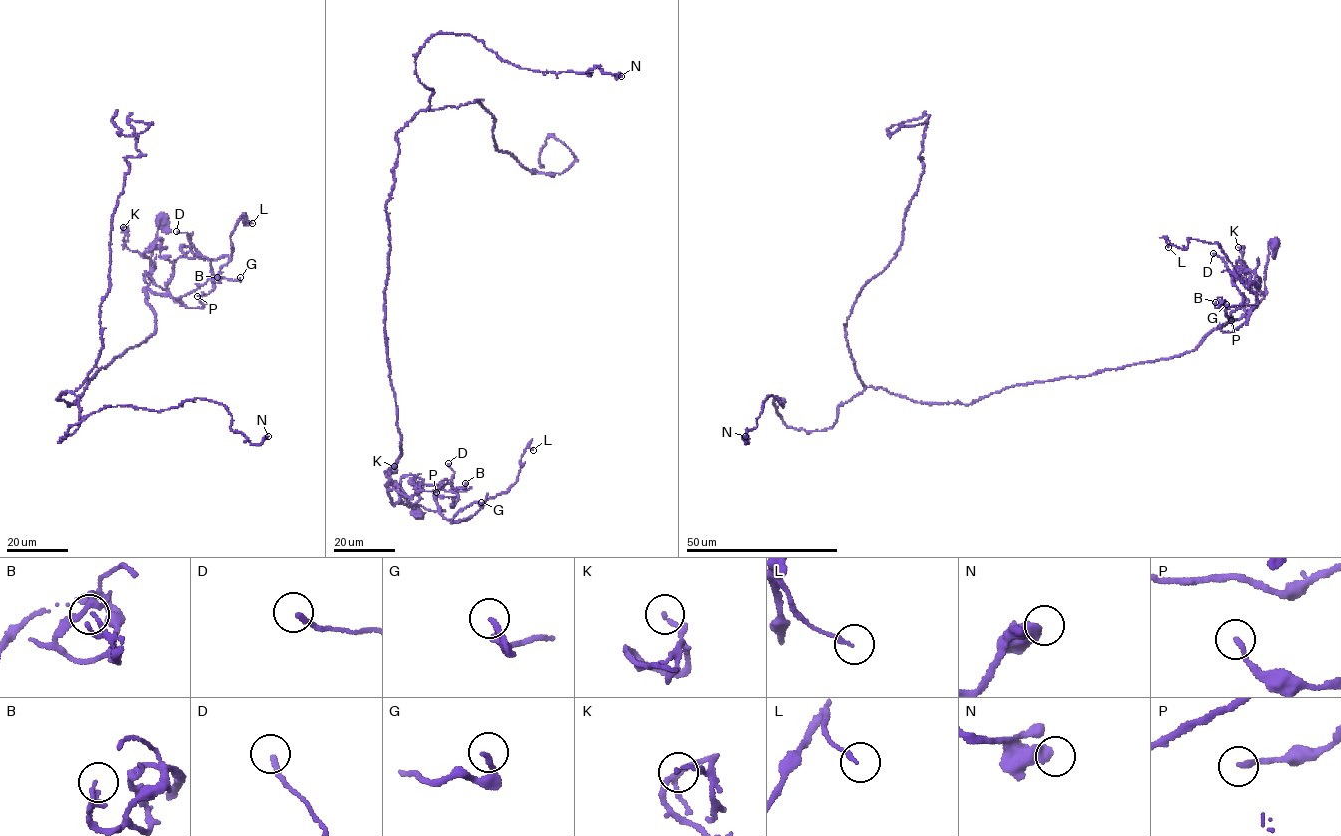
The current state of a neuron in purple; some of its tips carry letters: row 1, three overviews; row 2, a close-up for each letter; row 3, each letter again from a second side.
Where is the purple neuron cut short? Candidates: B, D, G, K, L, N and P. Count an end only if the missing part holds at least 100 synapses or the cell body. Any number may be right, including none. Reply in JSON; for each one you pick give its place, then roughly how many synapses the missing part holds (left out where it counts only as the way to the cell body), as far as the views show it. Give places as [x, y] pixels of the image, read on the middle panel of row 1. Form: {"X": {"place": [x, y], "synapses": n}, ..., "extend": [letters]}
{"extend": []}

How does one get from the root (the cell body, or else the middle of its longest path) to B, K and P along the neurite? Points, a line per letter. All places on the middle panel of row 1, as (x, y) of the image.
B: (416, 515), (415, 507), (391, 503), (390, 490), (411, 497), (421, 484), (449, 483), (464, 491), (465, 483)
K: (416, 515), (413, 513), (415, 507), (393, 504), (400, 496), (398, 487), (386, 475), (396, 469), (394, 466)
P: (416, 515), (390, 490), (432, 511), (438, 488), (458, 498), (451, 508), (436, 492)

